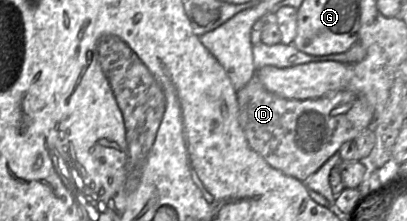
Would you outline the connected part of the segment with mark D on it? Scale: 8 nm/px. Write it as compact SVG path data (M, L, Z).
M255 75L236 94L239 122L250 147L270 166L301 182L374 120L374 108L361 94L350 90L316 99L285 99L269 92Z

